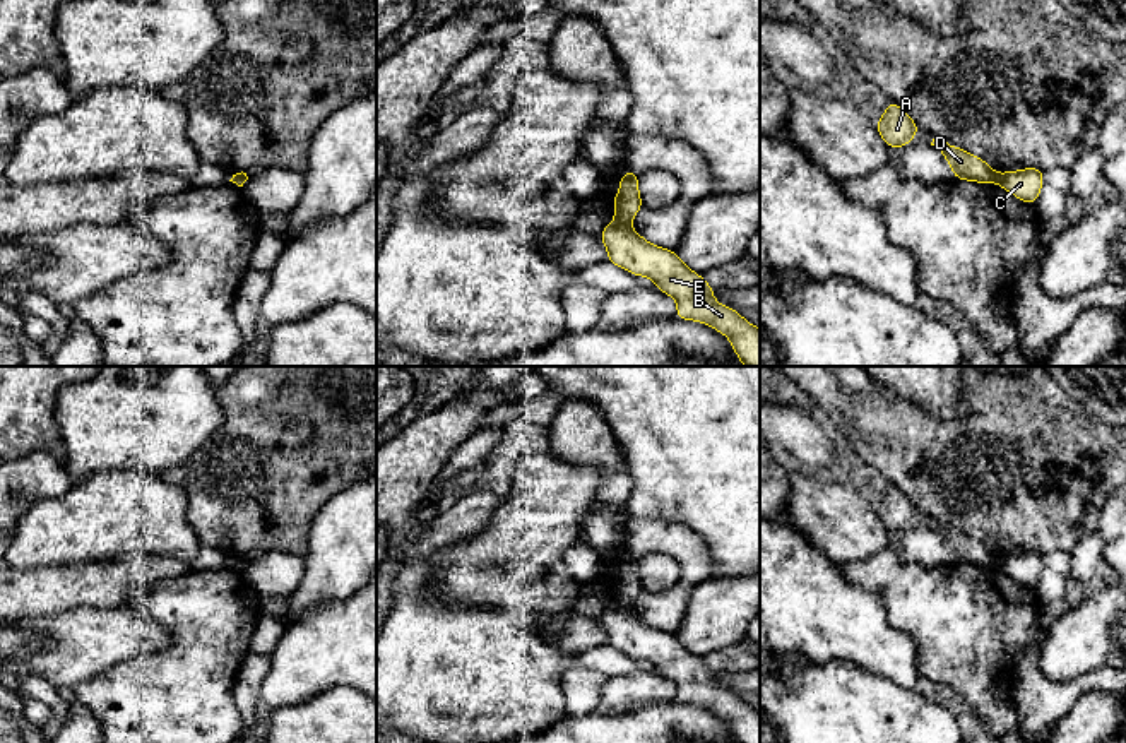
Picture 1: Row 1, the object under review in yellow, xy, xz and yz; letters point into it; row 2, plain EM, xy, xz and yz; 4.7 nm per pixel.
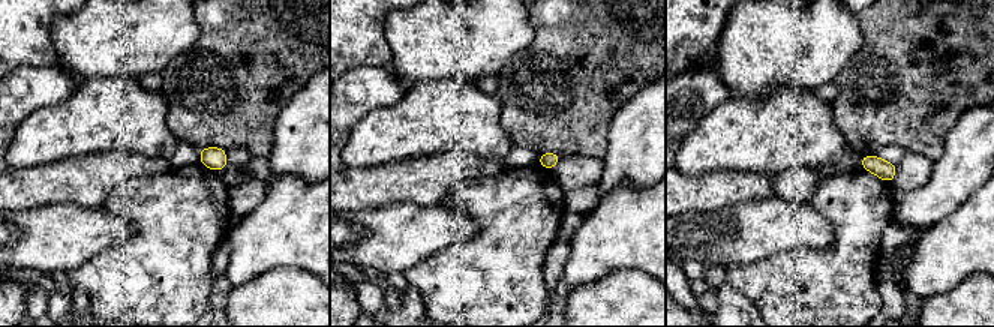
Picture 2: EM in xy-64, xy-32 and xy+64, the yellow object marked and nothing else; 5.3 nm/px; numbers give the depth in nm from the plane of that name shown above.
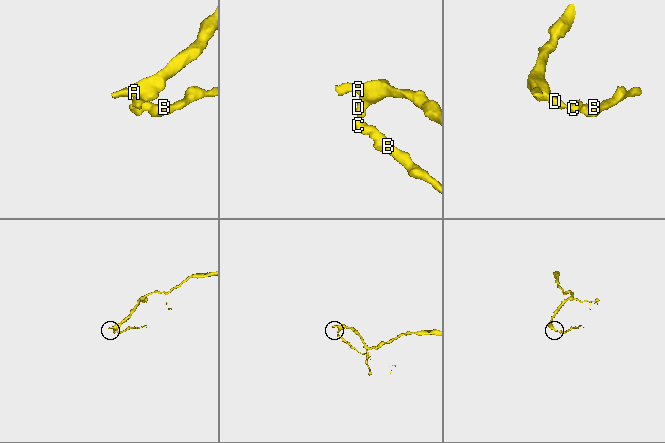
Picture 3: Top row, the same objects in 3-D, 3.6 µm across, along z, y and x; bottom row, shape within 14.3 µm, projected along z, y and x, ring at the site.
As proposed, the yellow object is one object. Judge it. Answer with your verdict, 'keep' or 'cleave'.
cleave

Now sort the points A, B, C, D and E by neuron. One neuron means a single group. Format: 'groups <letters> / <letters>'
groups A D / B C E

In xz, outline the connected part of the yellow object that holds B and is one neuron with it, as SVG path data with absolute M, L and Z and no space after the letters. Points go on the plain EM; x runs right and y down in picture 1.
M613 604L599 623L607 632L607 645L633 659L647 659L655 671L678 687L674 702L710 709L731 722L738 743L760 743L760 712L744 704L738 693L719 688L714 671L688 652L671 632L661 632L637 618L630 606Z

